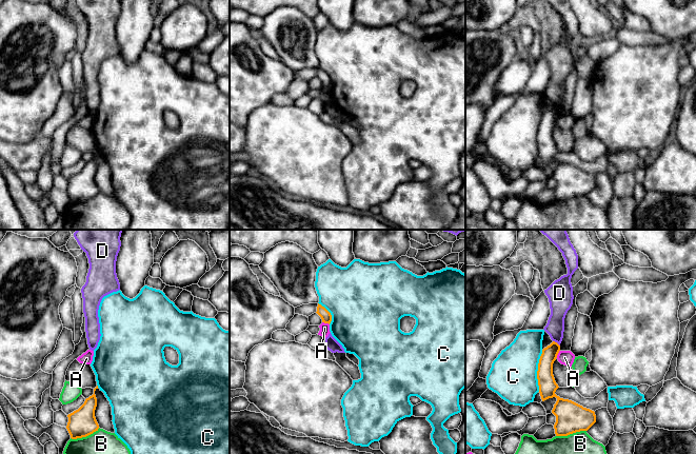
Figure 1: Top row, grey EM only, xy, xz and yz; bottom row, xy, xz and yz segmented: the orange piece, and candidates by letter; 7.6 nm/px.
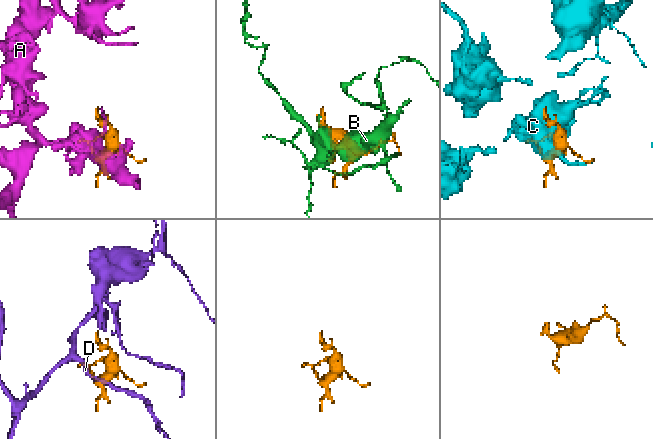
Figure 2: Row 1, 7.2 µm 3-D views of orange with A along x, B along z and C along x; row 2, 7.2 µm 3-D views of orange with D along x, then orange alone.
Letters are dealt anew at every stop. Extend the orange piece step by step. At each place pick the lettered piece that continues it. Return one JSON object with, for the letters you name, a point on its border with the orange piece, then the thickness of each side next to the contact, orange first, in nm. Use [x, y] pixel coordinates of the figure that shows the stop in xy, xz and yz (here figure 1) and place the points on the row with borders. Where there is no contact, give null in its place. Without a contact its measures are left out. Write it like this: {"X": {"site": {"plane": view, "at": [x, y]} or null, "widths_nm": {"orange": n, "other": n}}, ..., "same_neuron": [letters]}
{"same_neuron": []}

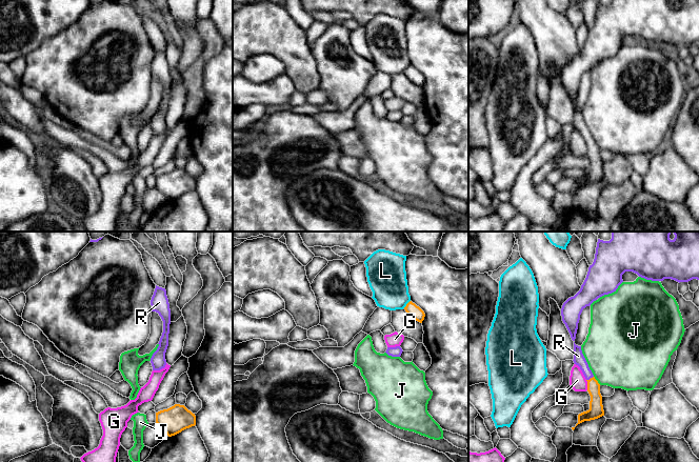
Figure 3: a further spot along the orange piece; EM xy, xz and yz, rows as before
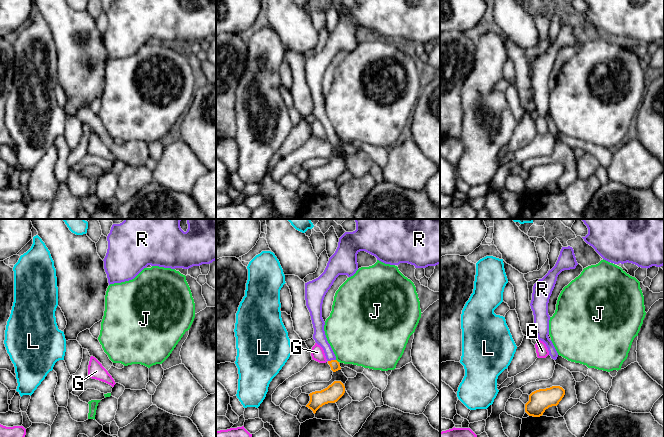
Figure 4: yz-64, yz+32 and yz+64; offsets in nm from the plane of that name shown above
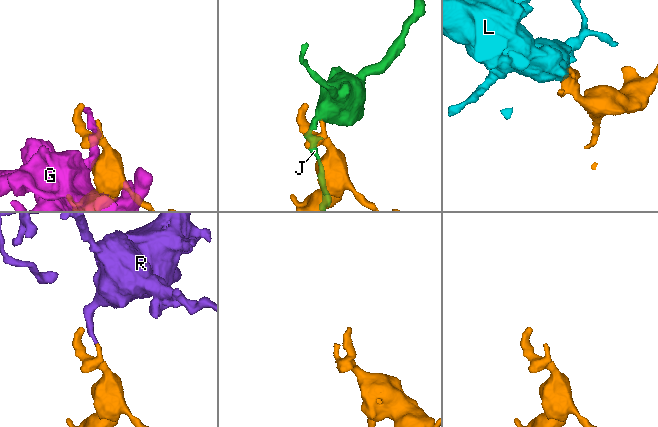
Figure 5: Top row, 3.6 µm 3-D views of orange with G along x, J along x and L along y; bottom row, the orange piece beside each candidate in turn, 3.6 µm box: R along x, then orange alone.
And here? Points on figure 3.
{"R": {"site": {"plane": "yz", "at": [591, 378]}, "widths_nm": {"orange": 110, "other": 90}}, "same_neuron": ["R"]}

